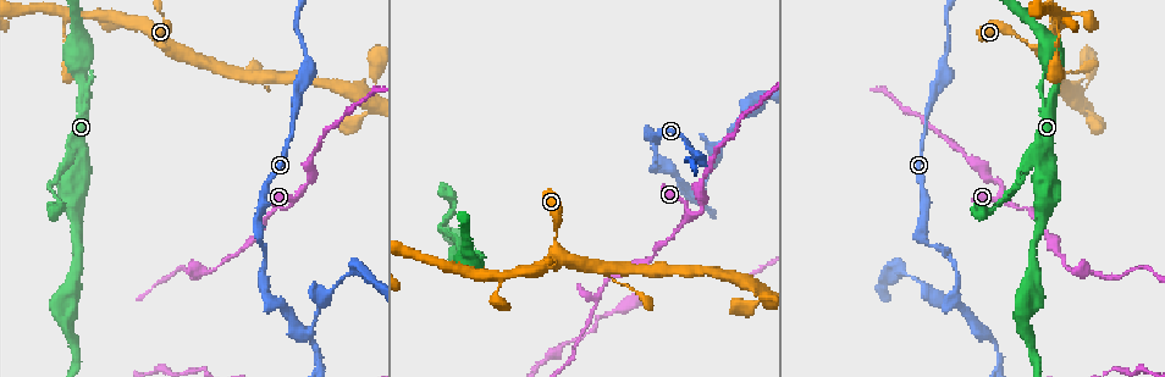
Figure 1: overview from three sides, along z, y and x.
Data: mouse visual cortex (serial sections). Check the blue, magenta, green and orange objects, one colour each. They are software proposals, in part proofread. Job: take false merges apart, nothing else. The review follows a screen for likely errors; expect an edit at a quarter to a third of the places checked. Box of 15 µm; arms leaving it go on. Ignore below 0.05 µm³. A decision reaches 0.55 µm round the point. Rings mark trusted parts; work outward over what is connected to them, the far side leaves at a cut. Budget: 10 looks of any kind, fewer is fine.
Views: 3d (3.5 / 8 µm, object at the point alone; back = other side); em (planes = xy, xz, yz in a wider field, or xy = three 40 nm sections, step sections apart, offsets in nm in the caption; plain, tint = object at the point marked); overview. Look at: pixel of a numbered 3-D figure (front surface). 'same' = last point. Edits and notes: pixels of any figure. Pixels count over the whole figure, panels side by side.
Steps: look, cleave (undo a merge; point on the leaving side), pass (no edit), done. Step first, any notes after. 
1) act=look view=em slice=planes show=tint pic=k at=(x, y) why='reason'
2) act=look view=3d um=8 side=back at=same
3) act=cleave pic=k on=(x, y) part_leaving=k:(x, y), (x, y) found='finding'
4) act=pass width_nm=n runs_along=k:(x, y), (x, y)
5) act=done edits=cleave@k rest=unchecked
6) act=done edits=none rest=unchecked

act=look view=3d um=8 pic=1 at=(302, 191) why='abrupt turn'

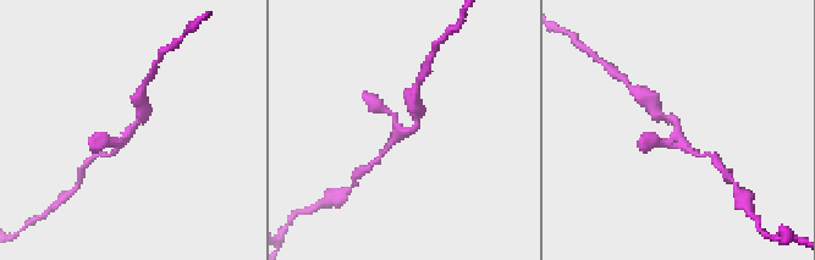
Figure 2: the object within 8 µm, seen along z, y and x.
act=look view=em slice=xy step=2 show=tint pic=2 at=(679, 132) arms=3 arm_widths_nm=150,200,200

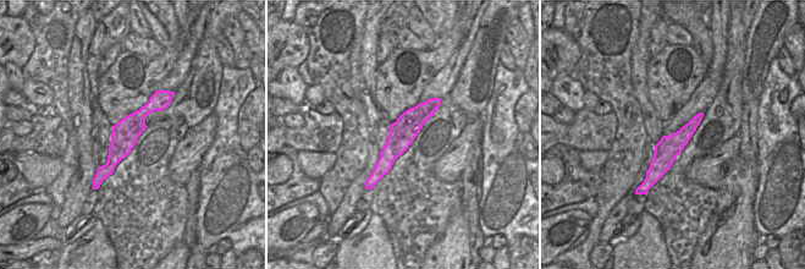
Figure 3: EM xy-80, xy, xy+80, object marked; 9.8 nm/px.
act=pass runs_along=2:(109, 140), (122, 140), (143, 112) found='all the same cell'

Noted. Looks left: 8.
act=look view=3d um=3.5 pic=1 at=(320, 365) why='calibre changes'

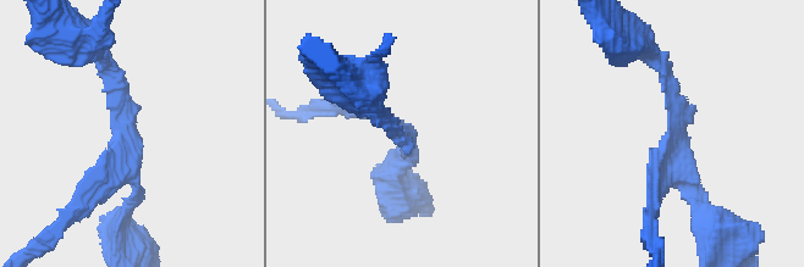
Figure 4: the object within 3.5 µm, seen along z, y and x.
act=look view=em slice=xy step=2 show=tint pic=4 at=(404, 133)

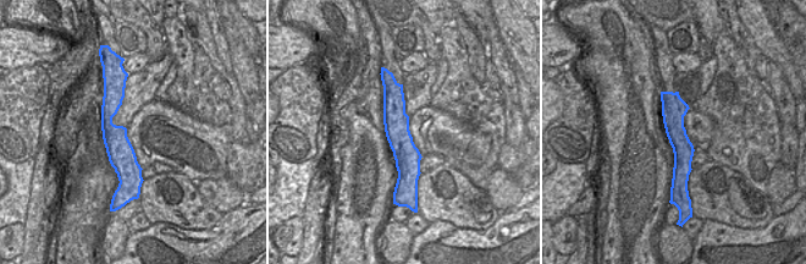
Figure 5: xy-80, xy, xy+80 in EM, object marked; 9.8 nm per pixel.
act=pass runs_along=5:(388, 80), (412, 182) found='one cell here'

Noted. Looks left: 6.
act=look view=em slice=xy step=3 show=tint pic=1 at=(205, 270) why='a fork'

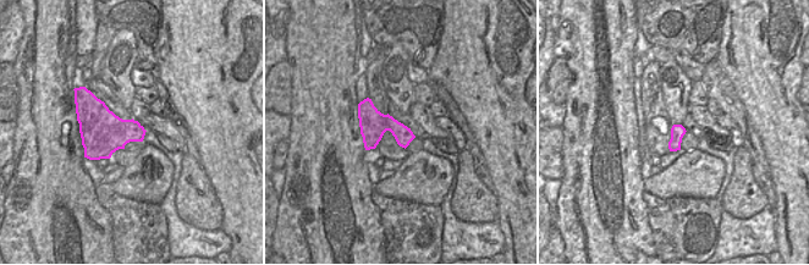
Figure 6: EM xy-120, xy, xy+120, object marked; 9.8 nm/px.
act=look view=3d um=3.5 at=same

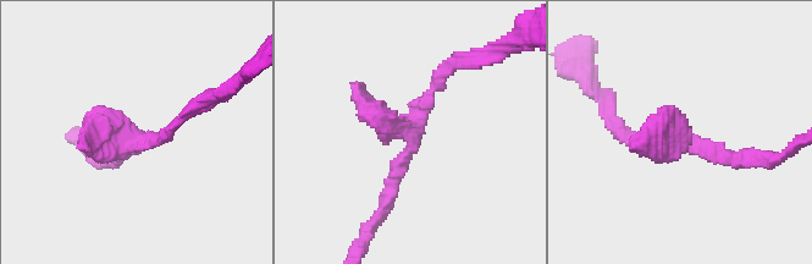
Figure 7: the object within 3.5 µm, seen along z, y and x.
act=pass found='continuous, no second cell'

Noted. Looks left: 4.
act=look view=3d um=8 pic=1 at=(1012, 186)

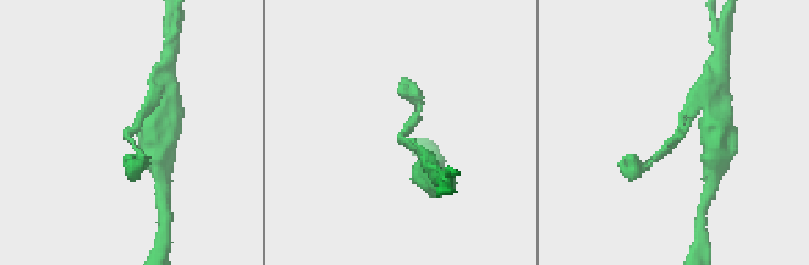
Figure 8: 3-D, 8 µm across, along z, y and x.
act=look view=em slice=xy step=5 show=tint pic=8 at=(399, 135) arm_widths_nm=150,150

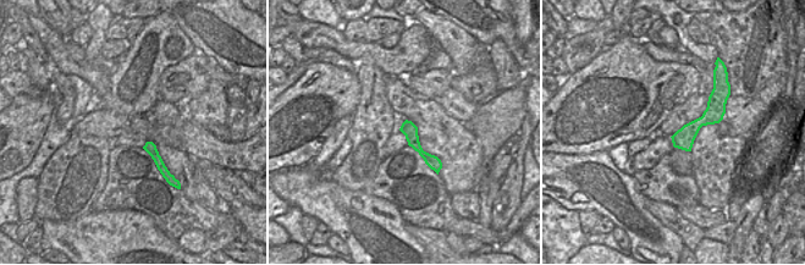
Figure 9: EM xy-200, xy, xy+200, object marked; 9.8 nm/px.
act=pass runs_along=9:(716, 98), (715, 108), (677, 144) found='all the same cell'

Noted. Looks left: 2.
act=done edits=none rest=unchecked

